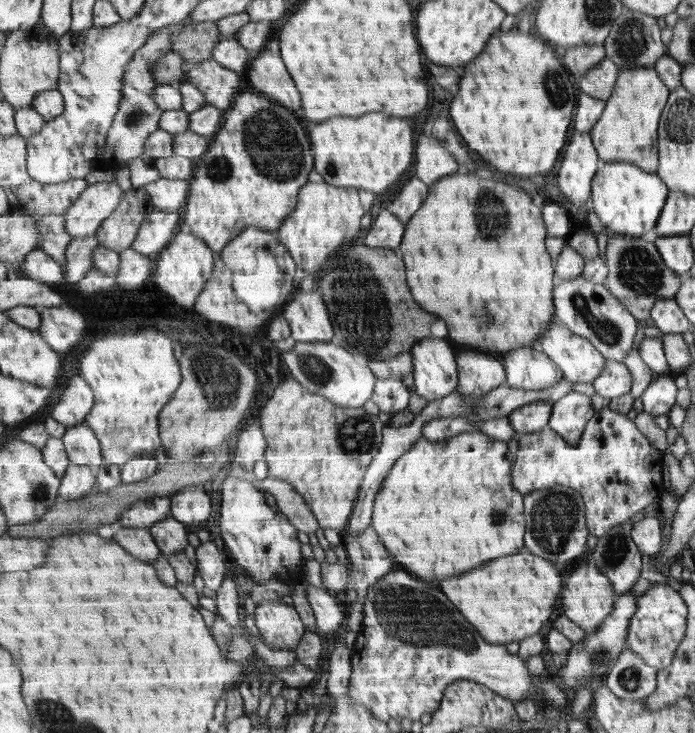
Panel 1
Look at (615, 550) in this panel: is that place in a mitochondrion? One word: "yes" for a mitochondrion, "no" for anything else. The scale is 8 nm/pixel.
yes

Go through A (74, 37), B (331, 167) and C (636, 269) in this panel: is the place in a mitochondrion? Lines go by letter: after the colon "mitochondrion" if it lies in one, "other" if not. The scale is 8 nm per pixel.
A: other
B: mitochondrion
C: mitochondrion

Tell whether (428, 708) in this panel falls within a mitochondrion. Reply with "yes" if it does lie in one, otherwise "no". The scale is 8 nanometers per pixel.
no

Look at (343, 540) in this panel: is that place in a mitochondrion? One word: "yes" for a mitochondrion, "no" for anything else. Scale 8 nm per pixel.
no

